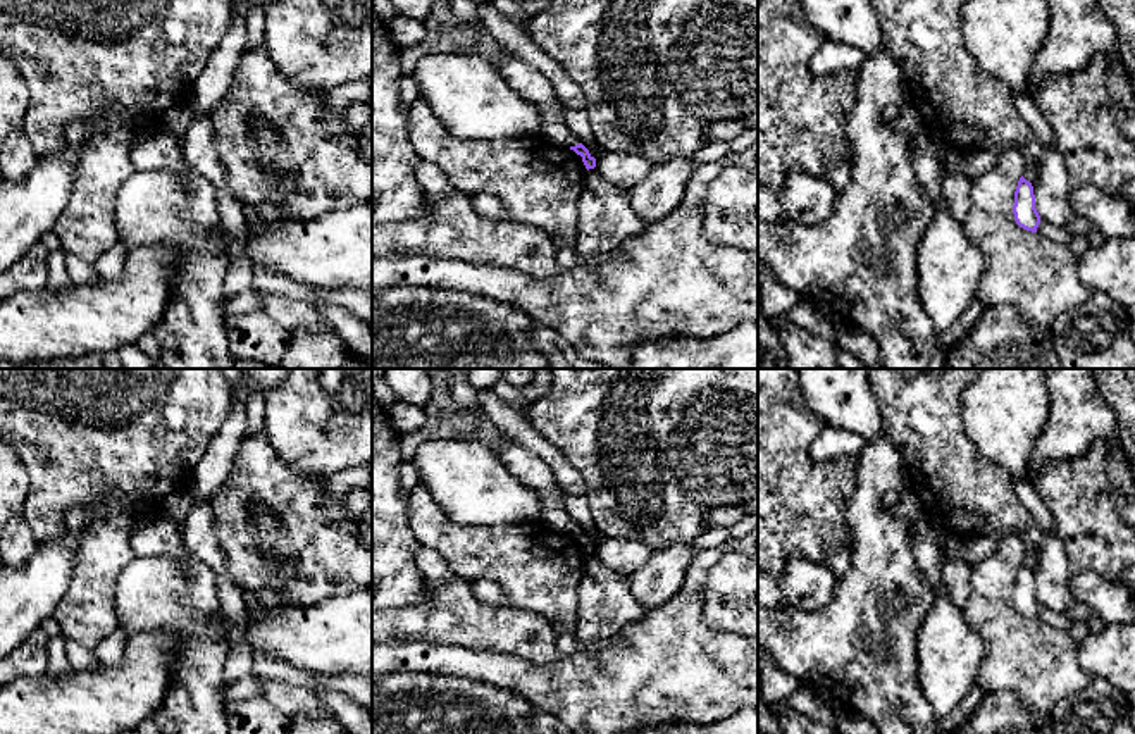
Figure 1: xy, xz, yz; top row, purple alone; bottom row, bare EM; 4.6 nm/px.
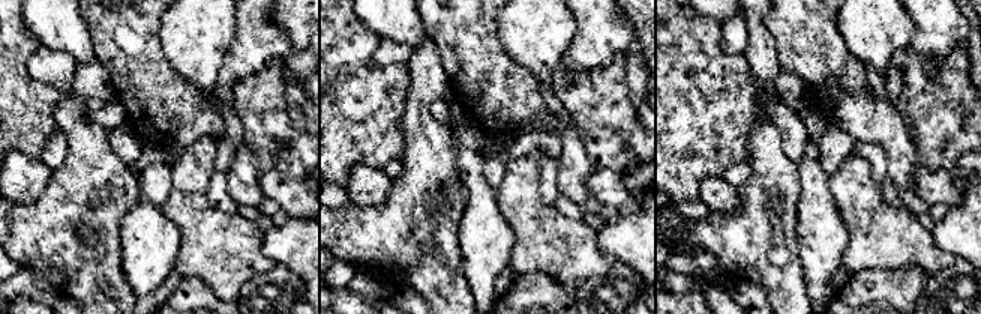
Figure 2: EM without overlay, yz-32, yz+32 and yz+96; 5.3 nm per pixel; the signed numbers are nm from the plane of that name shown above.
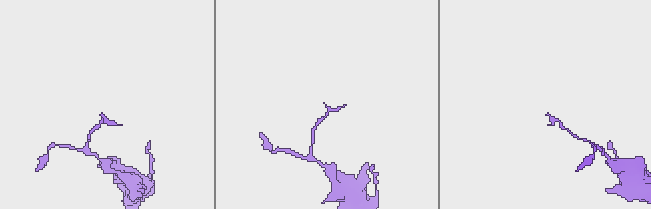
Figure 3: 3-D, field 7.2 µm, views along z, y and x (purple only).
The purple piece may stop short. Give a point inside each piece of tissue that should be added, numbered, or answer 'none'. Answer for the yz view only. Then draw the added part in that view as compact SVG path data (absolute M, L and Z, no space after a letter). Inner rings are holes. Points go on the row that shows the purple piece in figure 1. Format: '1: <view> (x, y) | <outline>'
none

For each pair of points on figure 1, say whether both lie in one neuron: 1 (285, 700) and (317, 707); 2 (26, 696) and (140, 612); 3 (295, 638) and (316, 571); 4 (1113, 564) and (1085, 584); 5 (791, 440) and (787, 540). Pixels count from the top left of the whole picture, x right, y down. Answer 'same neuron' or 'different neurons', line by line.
1: same neuron
2: different neurons
3: different neurons
4: different neurons
5: same neuron

